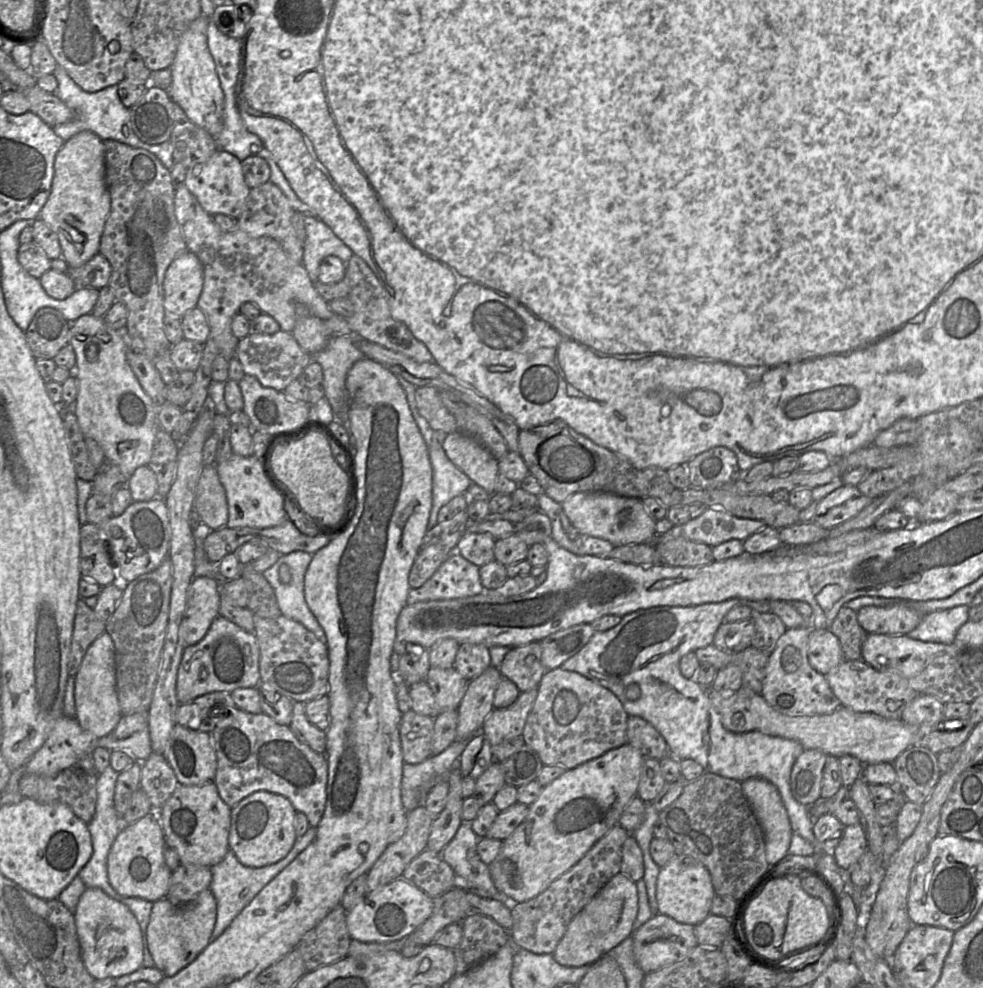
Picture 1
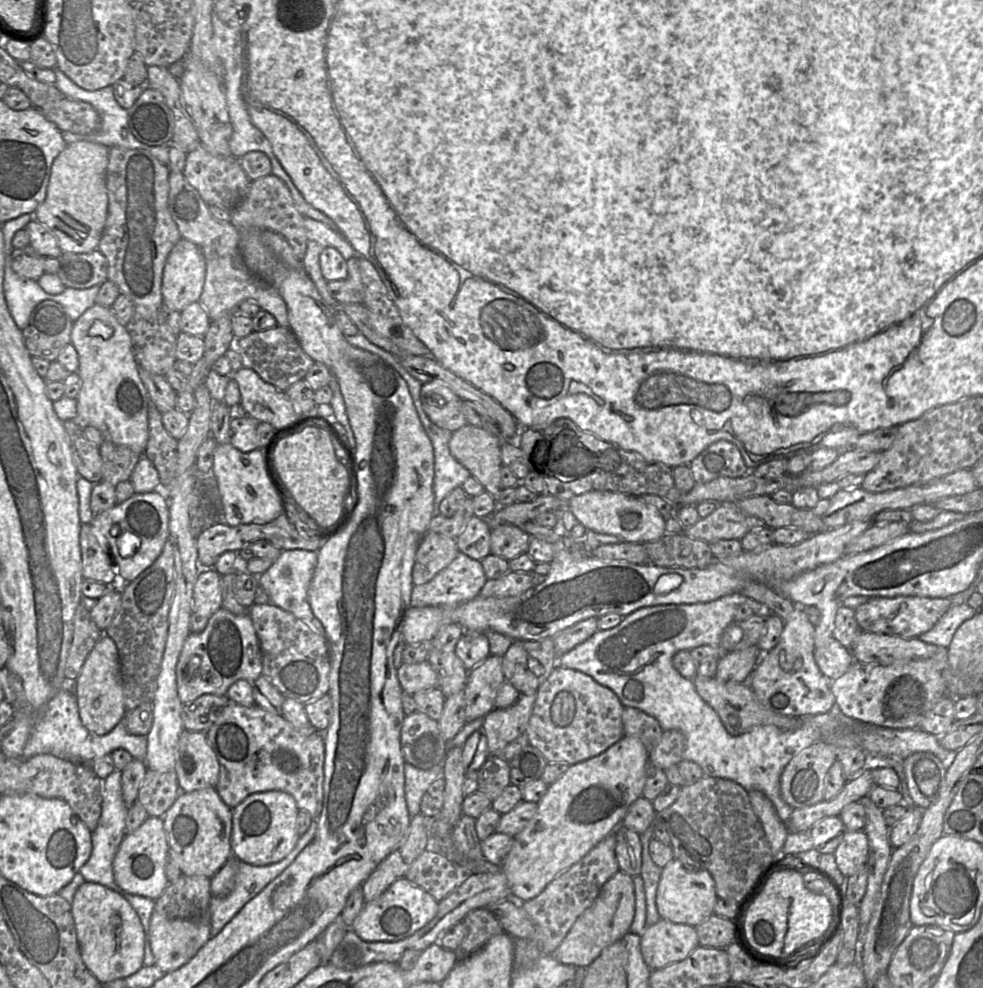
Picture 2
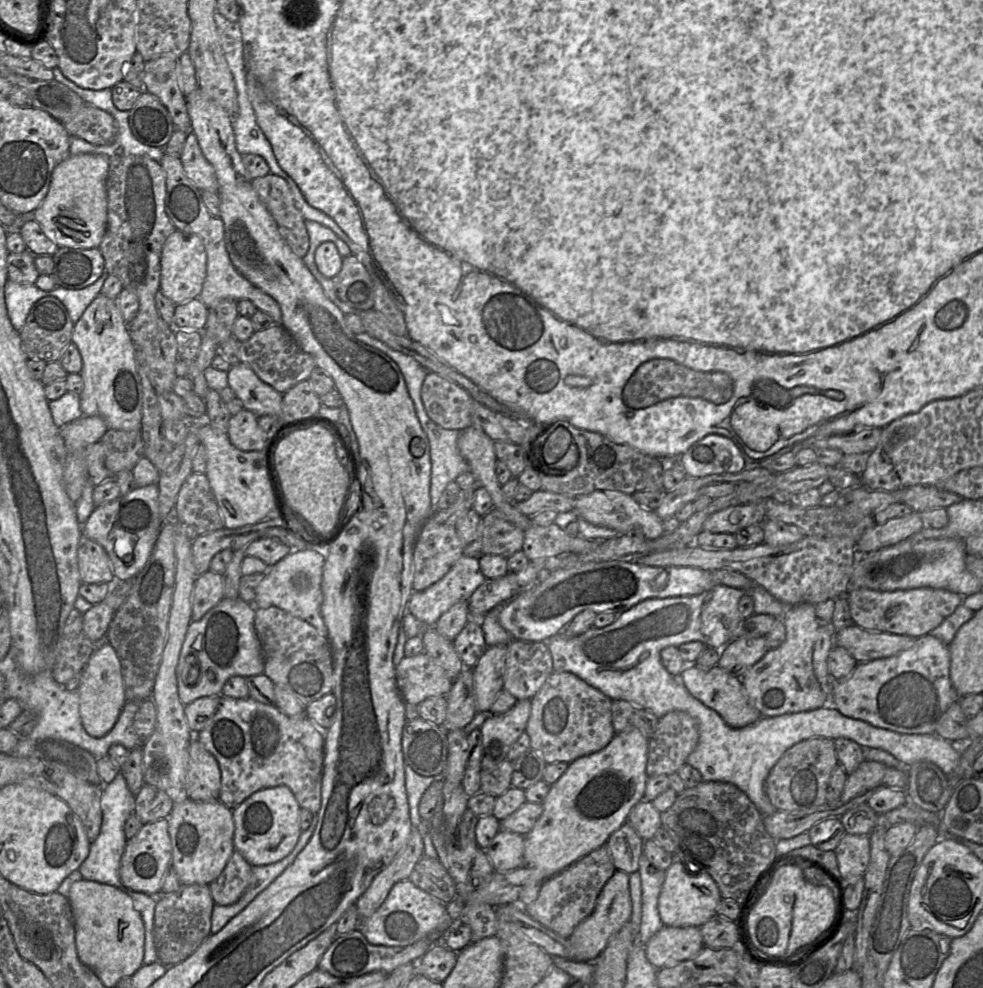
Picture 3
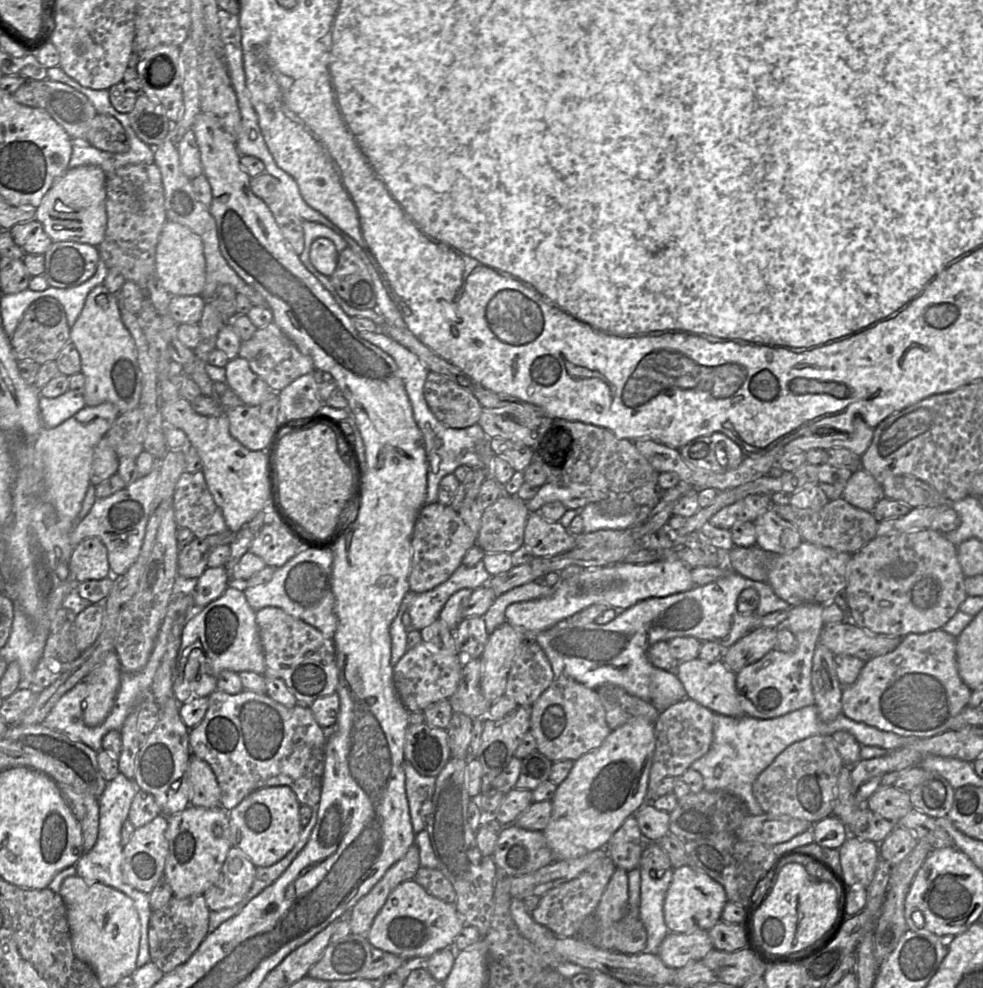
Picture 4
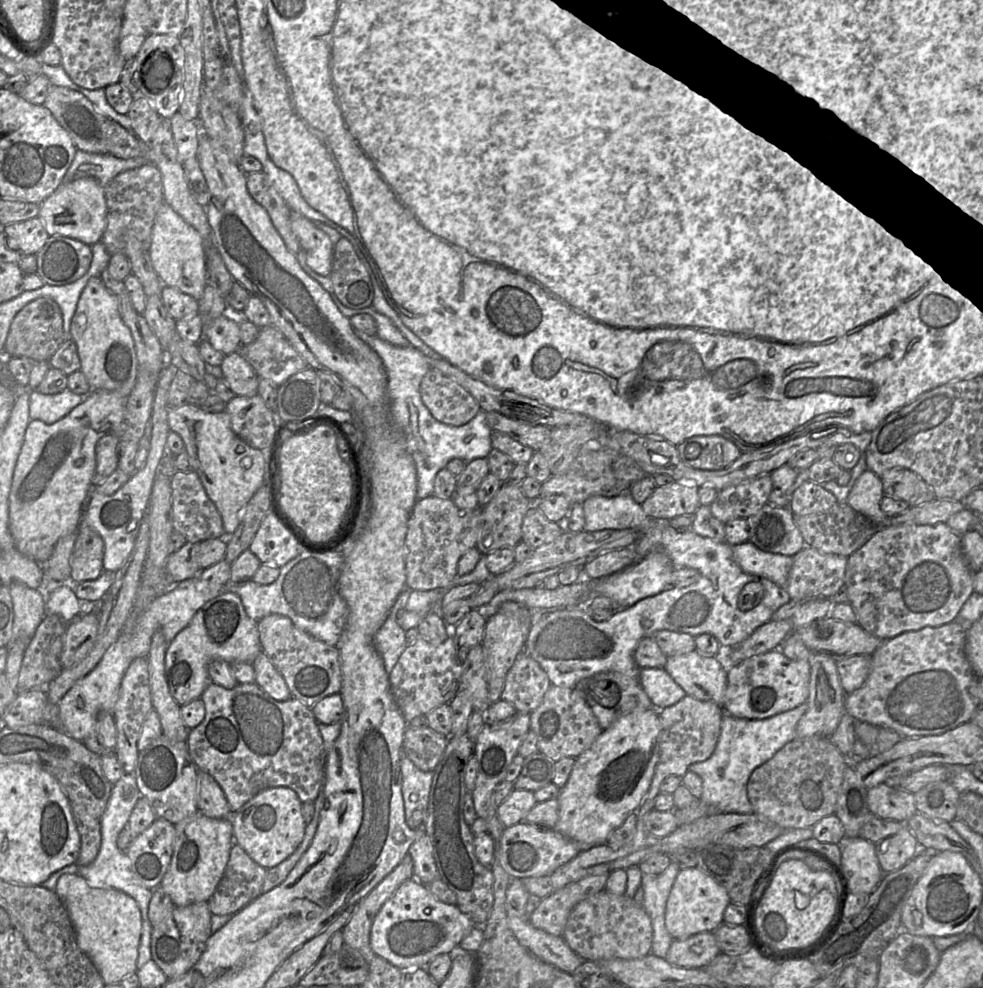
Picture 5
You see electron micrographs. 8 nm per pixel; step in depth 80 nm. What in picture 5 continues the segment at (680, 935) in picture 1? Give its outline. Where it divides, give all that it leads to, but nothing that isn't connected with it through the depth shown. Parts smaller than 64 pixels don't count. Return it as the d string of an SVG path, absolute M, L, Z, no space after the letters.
M701 932L685 940L673 939L665 959L684 968L707 966L721 951L713 932Z

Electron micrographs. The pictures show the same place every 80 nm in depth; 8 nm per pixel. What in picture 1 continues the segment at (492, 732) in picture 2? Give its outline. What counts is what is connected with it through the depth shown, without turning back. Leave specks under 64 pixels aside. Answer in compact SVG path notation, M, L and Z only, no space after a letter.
M533 688L521 692L510 706L492 710L481 728L492 746L522 735L536 697L537 688Z

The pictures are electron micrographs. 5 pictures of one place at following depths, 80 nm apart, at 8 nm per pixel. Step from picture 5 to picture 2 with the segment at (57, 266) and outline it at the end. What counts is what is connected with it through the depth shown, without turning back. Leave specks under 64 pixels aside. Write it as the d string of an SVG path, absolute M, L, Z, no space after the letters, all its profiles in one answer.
M95 249L89 253L62 252L57 275L65 287L87 289L108 279L106 257Z

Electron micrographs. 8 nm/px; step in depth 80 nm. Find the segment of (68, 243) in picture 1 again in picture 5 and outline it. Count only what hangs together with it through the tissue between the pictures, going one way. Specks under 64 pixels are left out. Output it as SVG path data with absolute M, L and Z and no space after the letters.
M82 177L60 186L40 204L38 217L49 236L61 235L92 245L106 229L105 187L93 177Z

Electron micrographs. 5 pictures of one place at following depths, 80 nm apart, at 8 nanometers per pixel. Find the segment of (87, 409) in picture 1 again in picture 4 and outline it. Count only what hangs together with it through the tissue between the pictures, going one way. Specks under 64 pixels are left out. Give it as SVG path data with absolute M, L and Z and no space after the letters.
M103 284L94 287L87 295L81 313L70 328L69 340L80 355L81 373L85 377L83 397L86 406L97 406L107 402L113 404L120 414L139 406L142 387L135 343L121 320L115 294L110 293Z

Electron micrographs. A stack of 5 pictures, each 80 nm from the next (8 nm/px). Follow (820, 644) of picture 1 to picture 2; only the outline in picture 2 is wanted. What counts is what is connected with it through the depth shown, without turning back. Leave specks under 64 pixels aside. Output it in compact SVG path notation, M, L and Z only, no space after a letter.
M833 636L823 646L815 648L814 660L830 681L841 677L855 661L851 652Z

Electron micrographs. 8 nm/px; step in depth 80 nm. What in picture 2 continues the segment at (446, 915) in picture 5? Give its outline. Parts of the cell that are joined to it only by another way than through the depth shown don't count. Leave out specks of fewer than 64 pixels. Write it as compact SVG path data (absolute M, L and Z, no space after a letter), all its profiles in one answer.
M405 877L397 879L378 898L364 904L351 929L366 942L395 942L408 938L428 924L438 912L438 902Z

